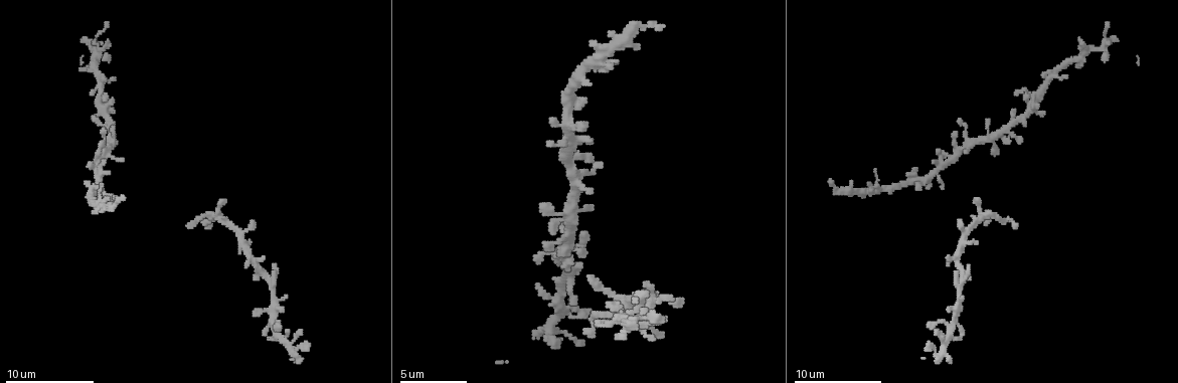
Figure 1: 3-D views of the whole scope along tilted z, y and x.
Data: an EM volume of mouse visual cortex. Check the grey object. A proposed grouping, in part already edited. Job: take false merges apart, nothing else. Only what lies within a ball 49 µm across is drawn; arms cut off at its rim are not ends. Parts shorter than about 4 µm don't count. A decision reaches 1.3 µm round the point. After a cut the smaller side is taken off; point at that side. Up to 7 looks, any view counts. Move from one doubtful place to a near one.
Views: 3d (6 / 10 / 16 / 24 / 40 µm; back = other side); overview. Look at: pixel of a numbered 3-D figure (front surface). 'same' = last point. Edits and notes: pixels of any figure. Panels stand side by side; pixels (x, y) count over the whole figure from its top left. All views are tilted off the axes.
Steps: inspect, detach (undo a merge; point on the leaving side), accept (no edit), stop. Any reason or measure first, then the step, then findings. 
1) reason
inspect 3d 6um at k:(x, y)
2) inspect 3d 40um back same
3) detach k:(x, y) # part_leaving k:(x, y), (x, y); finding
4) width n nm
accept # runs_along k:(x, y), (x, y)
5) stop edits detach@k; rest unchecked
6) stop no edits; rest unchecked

branch point
inspect 3d 10um at 1:(102, 157)

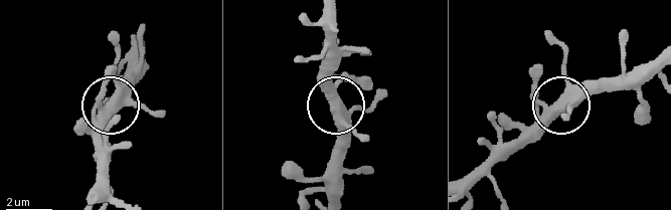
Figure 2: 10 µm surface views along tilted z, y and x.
inspect 3d 6um at 2:(562, 99)

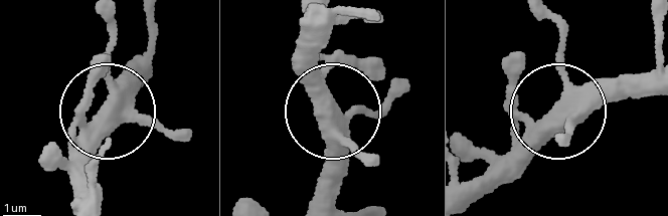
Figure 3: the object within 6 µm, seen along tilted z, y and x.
width 420 nm
accept # runs_along 3:(192, 138), (107, 113), (71, 187); all the same neuron

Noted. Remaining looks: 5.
three arms meet
inspect 3d 16um at 1:(102, 89)

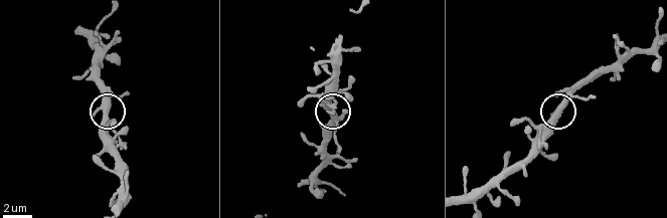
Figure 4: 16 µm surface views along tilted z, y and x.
accept # runs_along 4:(125, 206), (99, 78); all the same neuron

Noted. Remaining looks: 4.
three arms meet
inspect 3d 16um at 1:(273, 296)

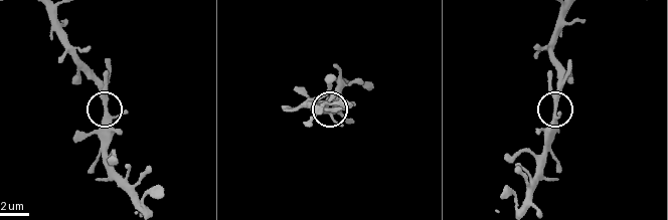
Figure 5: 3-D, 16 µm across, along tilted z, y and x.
accept # all the same neuron

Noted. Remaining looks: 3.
stop no edits; rest unchecked

